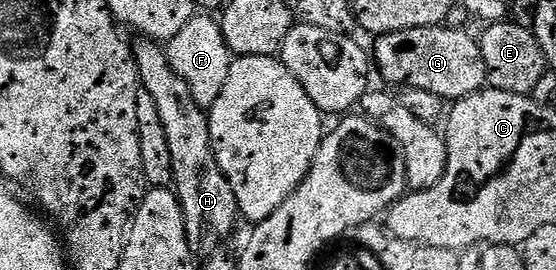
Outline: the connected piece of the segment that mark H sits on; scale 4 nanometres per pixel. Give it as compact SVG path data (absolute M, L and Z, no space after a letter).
M152 39L138 40L138 45L132 46L133 64L137 71L140 88L151 95L155 108L159 111L159 123L163 123L163 135L167 137L167 151L170 152L171 167L173 168L172 188L177 200L181 202L181 210L185 216L185 233L190 242L197 243L204 233L213 232L217 237L225 237L233 229L233 224L239 221L235 195L222 175L217 160L213 158L213 148L209 146L209 119L203 112L202 106L195 103L187 83L179 79L179 75L169 65L169 56L158 42Z

